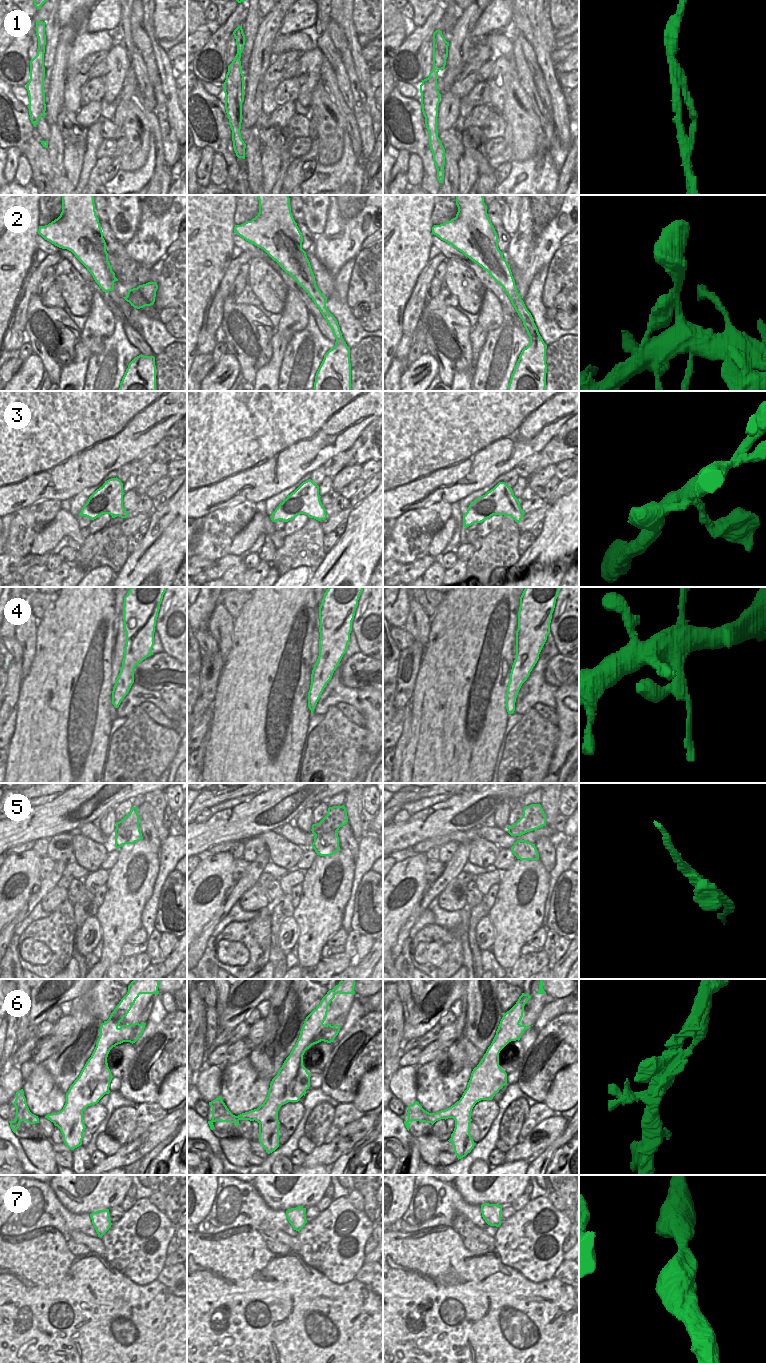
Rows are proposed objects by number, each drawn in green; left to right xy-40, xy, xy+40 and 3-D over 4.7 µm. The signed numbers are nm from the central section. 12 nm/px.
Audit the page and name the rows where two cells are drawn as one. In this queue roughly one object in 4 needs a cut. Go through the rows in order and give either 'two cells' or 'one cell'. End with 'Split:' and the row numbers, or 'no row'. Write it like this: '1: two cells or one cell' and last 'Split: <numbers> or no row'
1: two cells
2: one cell
3: one cell
4: one cell
5: one cell
6: one cell
7: one cell
Split: 1

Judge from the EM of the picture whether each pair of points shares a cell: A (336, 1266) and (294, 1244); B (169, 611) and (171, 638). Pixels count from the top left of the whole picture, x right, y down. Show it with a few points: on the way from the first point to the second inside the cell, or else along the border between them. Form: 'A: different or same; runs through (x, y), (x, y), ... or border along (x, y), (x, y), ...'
A: different; border along (296, 1237), (299, 1242), (299, 1252)
B: same; runs through (167, 618), (165, 632)

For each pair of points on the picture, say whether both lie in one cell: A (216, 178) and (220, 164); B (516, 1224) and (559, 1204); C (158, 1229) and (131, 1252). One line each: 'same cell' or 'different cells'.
A: same cell
B: different cells
C: same cell

